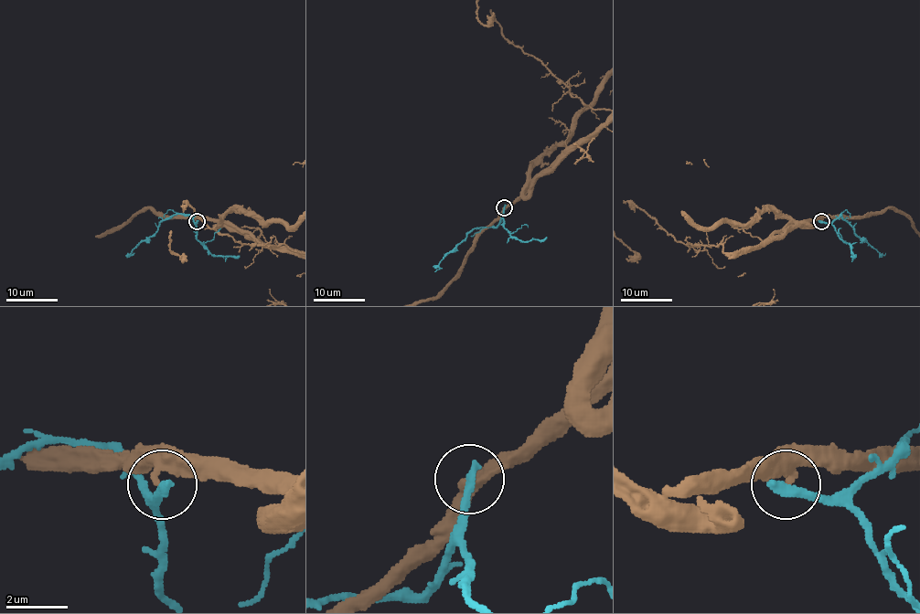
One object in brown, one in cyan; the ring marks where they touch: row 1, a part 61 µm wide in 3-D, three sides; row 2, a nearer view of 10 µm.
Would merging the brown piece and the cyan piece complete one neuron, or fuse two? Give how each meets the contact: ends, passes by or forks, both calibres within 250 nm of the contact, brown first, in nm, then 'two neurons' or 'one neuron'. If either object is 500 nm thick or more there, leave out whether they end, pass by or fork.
brown ends; cyan ends; calibres 260 and 320 nm; two neurons

